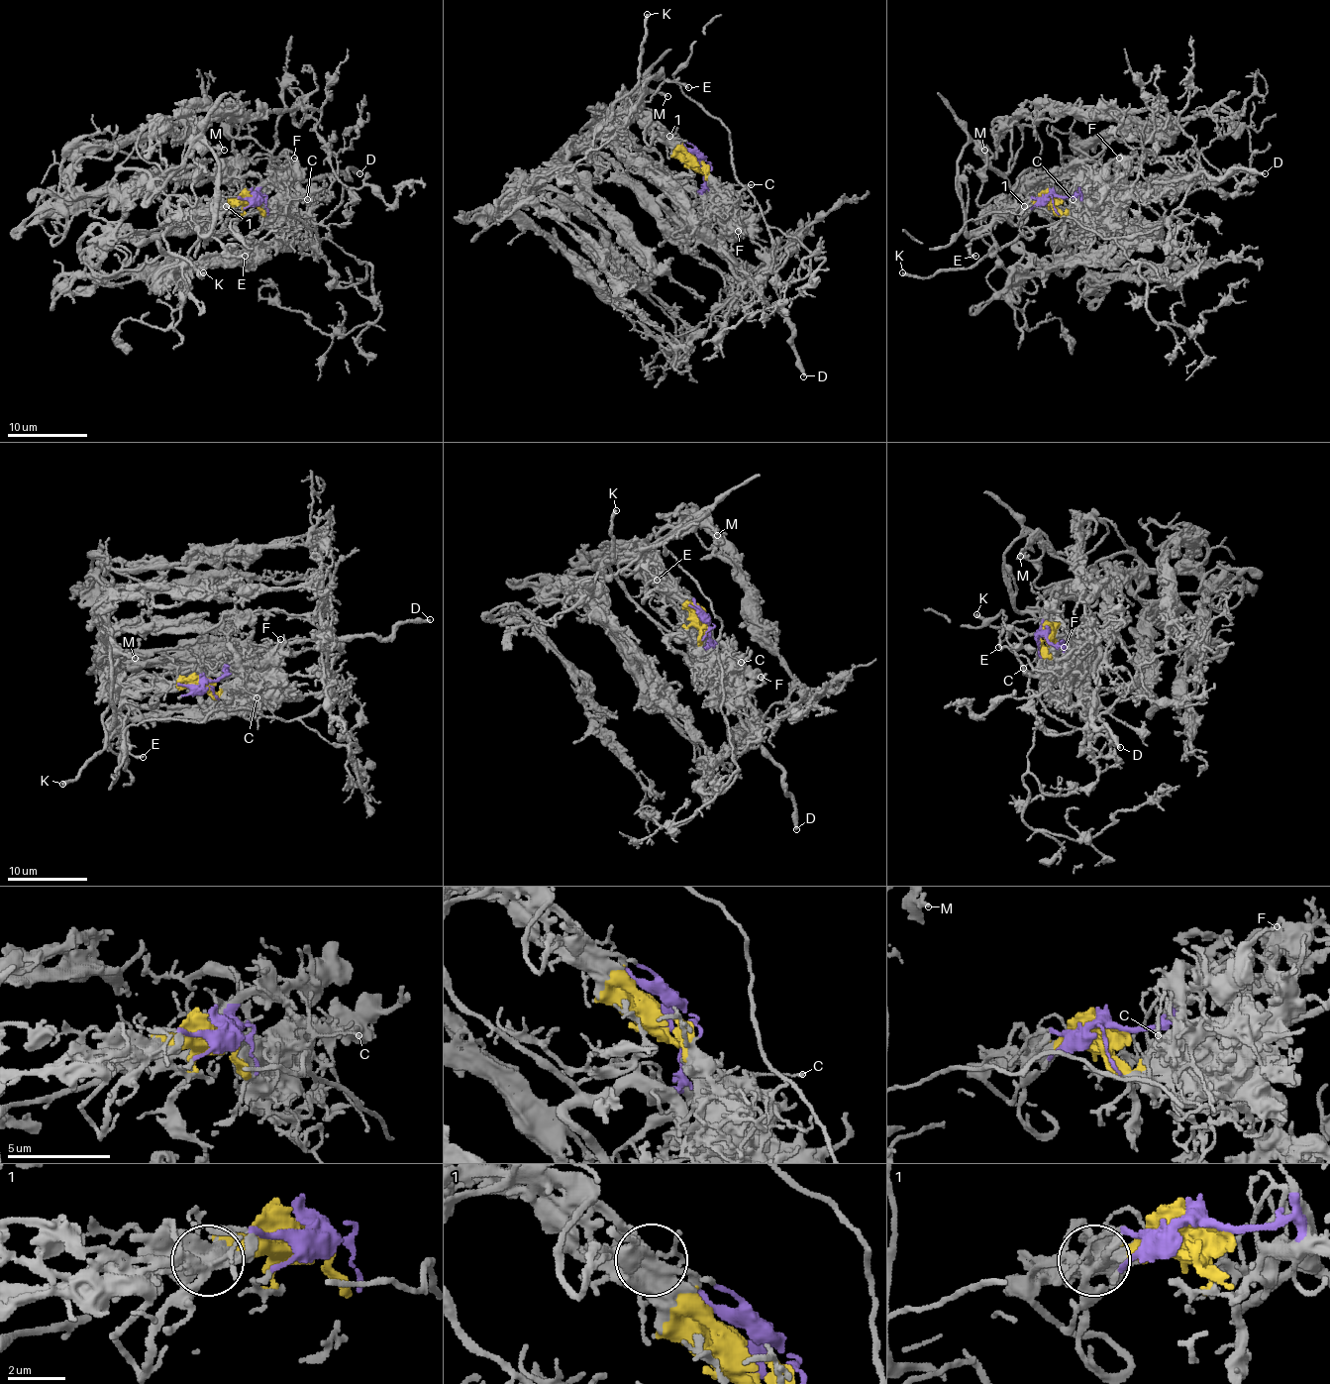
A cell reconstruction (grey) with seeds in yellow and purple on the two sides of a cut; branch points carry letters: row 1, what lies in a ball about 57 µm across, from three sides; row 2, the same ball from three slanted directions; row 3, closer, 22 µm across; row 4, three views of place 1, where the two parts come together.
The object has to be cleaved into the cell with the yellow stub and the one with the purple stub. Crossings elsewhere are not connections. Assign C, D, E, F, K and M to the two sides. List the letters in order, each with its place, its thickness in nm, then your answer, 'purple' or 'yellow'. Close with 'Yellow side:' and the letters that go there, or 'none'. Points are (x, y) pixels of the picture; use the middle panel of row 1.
C: place (751, 184); calibre 110 nm; purple
D: place (803, 376); calibre 280 nm; purple
E: place (688, 87); calibre 200 nm; yellow
F: place (738, 231); calibre 130 nm; purple
K: place (647, 14); calibre 300 nm; purple
M: place (667, 96); calibre 240 nm; yellow
Yellow side: E, M

